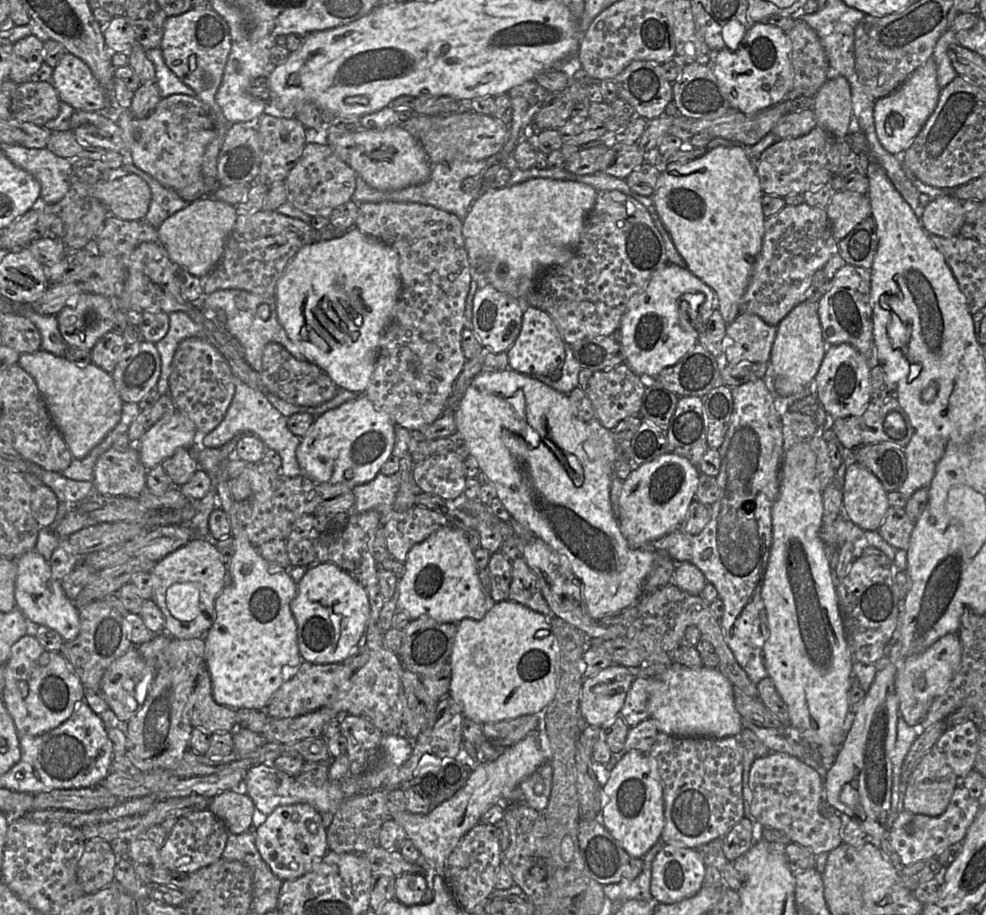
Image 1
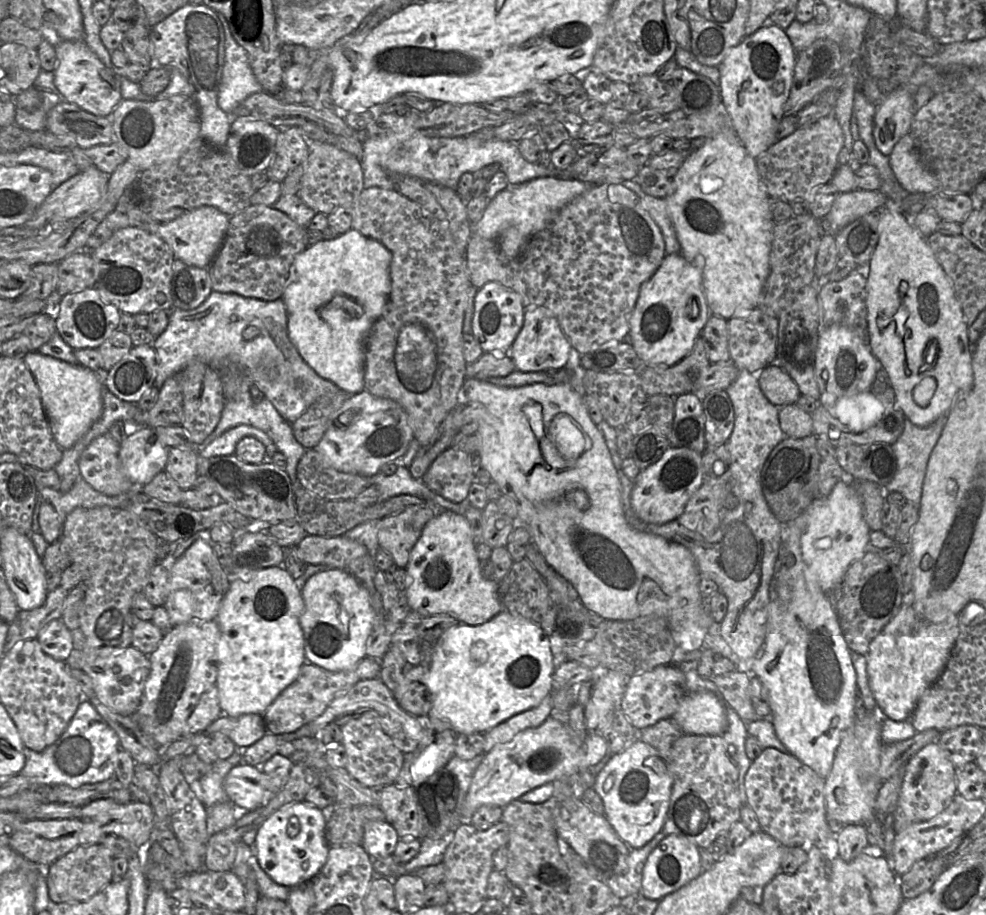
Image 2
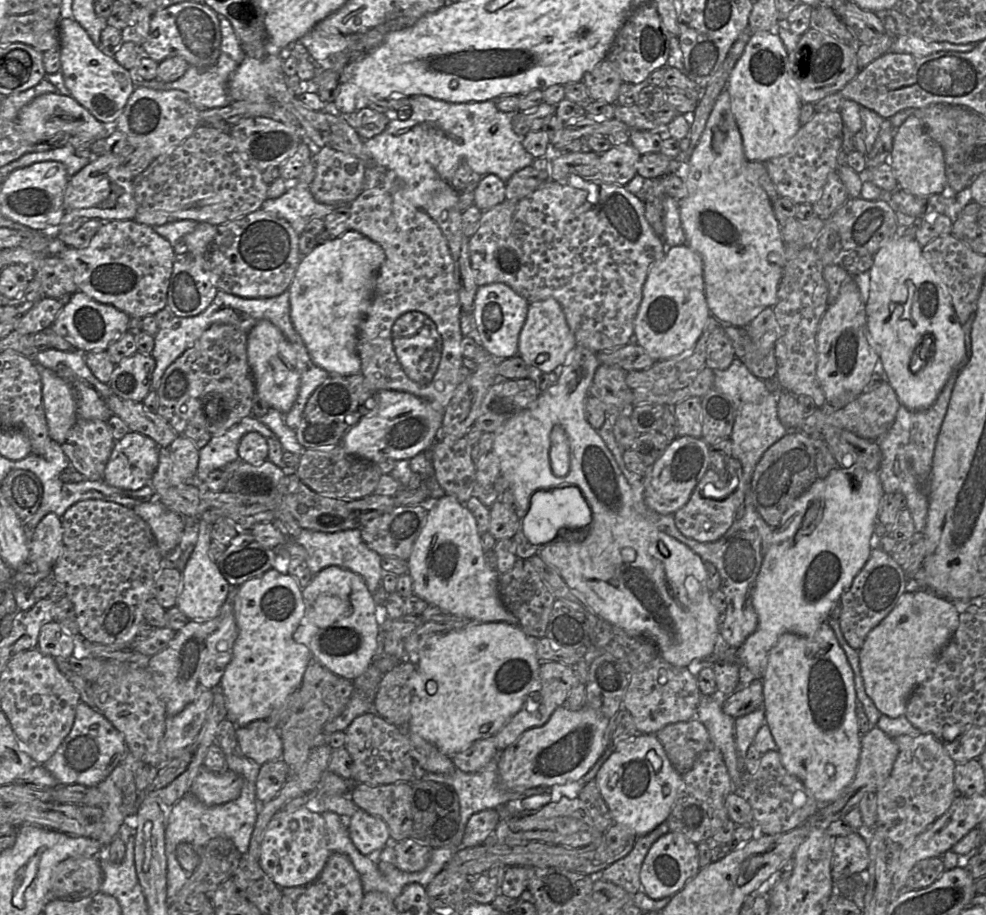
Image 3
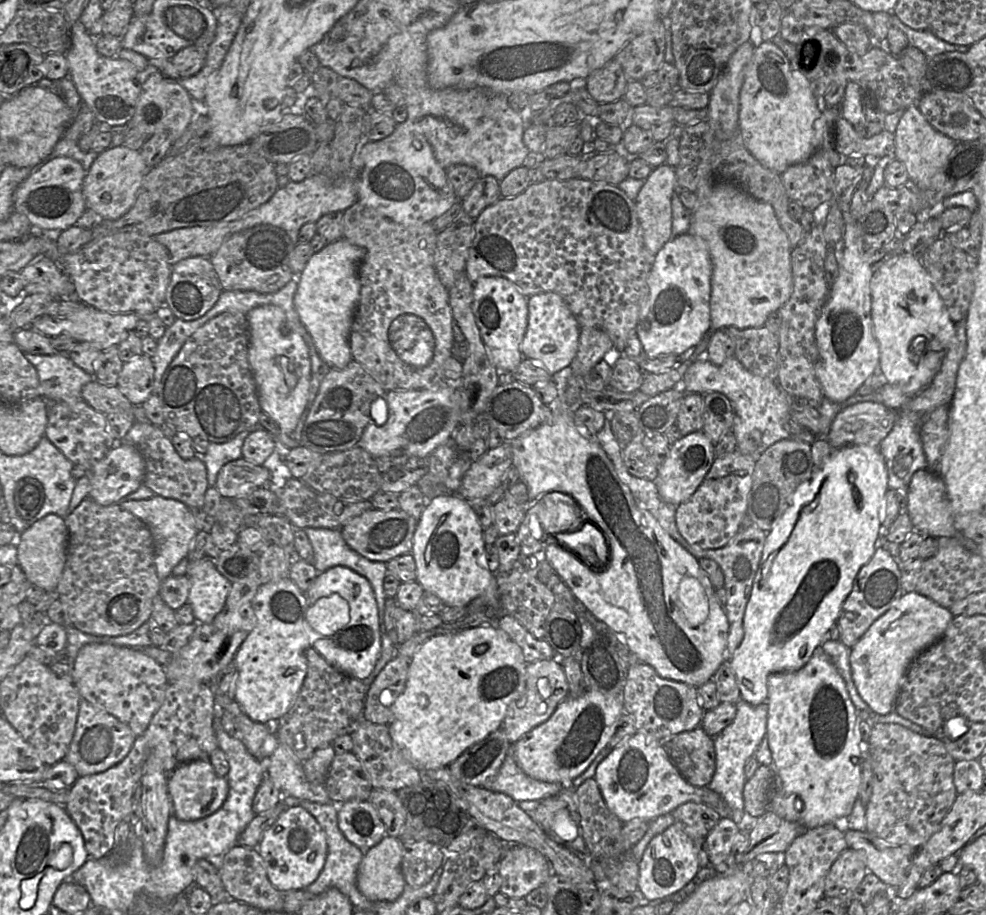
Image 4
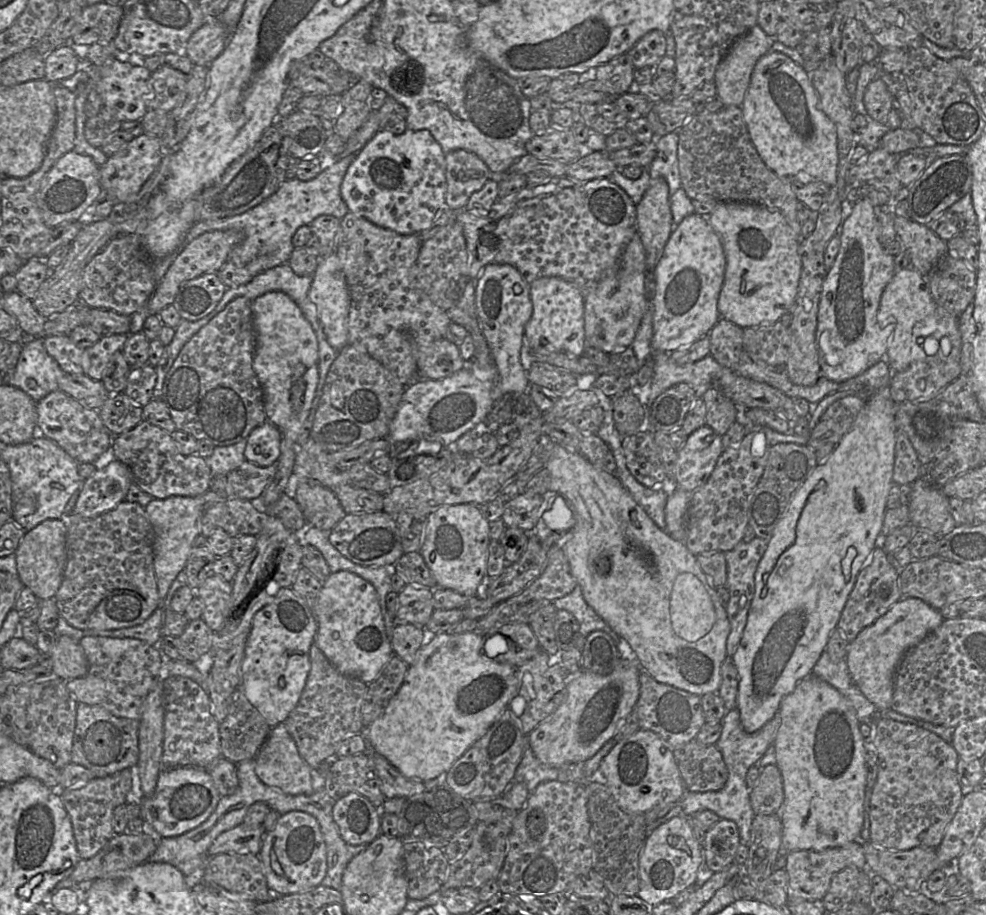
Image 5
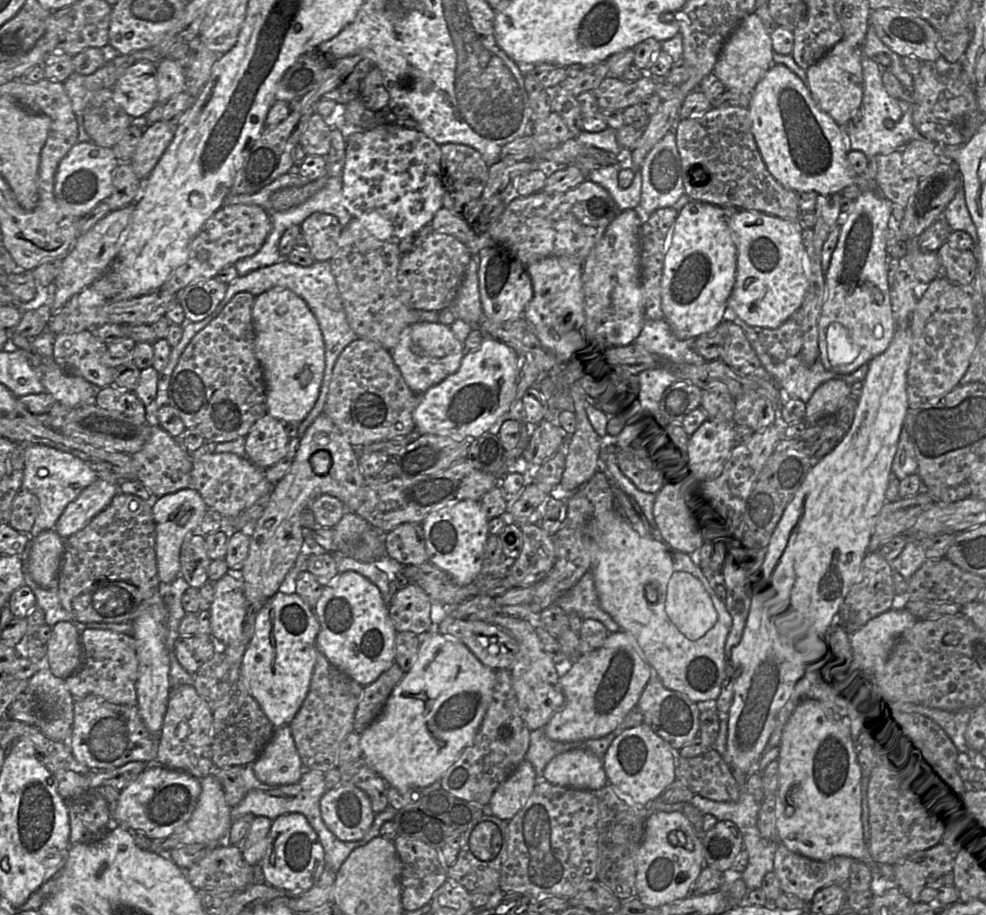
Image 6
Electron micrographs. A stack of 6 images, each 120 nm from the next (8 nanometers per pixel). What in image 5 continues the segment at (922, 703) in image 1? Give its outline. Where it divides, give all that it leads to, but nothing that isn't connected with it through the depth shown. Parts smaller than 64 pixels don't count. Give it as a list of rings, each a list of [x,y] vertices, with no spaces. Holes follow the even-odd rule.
[[[902,597],[847,646],[846,663],[852,680],[878,710],[891,706],[897,667],[908,650],[944,621],[939,610],[918,598]]]

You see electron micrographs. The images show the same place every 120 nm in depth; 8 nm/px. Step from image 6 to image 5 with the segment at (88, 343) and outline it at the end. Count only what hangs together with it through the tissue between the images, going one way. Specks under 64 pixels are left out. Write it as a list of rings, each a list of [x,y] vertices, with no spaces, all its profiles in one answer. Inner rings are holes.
[[[54,335],[43,338],[47,353],[56,360],[68,374],[83,374],[84,349],[76,346],[68,335]]]

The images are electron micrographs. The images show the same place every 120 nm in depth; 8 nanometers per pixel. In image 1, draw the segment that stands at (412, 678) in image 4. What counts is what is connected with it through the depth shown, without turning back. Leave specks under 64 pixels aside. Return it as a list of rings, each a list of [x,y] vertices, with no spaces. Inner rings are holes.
[[[510,600],[495,603],[481,620],[463,619],[457,624],[450,664],[448,695],[459,704],[464,717],[479,724],[539,713],[556,693],[558,646],[548,618]]]

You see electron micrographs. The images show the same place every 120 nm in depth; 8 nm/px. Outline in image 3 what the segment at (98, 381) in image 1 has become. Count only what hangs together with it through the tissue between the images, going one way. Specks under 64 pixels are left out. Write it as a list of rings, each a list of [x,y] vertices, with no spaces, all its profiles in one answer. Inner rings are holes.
[[[35,363],[35,368],[41,377],[42,399],[49,436],[51,440],[61,445],[77,419],[73,390],[53,370],[38,363]]]

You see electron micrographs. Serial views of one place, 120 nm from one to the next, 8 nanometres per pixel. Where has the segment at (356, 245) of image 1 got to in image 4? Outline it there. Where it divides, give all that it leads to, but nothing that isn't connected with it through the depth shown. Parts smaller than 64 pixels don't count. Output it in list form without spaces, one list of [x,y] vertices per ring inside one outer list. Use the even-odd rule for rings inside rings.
[[[340,238],[313,253],[297,277],[294,307],[300,321],[313,339],[321,358],[335,369],[343,369],[353,360],[349,336],[360,298],[358,268],[365,250]]]

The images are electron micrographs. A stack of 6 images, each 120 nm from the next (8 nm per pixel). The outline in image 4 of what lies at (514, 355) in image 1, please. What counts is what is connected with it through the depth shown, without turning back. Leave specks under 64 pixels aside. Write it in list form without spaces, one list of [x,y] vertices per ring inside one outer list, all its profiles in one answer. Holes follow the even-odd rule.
[[[541,292],[528,298],[528,324],[521,343],[523,358],[540,360],[551,375],[569,366],[578,351],[580,325],[562,296],[555,292]]]

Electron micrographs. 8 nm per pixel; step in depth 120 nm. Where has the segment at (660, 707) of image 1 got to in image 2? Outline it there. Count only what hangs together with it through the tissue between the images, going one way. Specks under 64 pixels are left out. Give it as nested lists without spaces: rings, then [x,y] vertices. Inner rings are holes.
[[[688,692],[672,720],[689,735],[722,736],[727,729],[724,702],[712,692]]]

